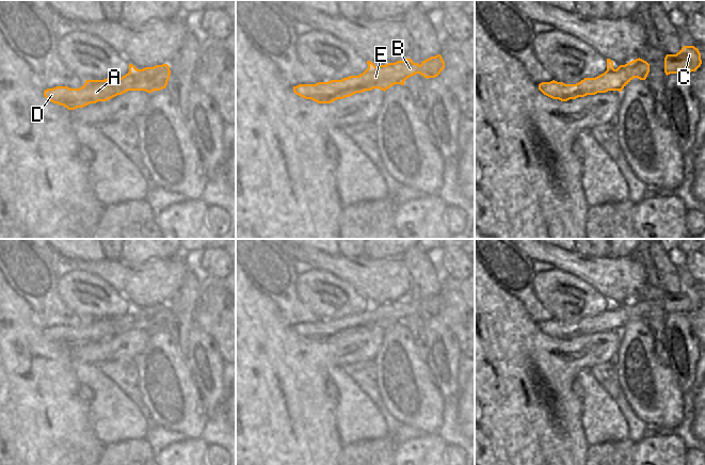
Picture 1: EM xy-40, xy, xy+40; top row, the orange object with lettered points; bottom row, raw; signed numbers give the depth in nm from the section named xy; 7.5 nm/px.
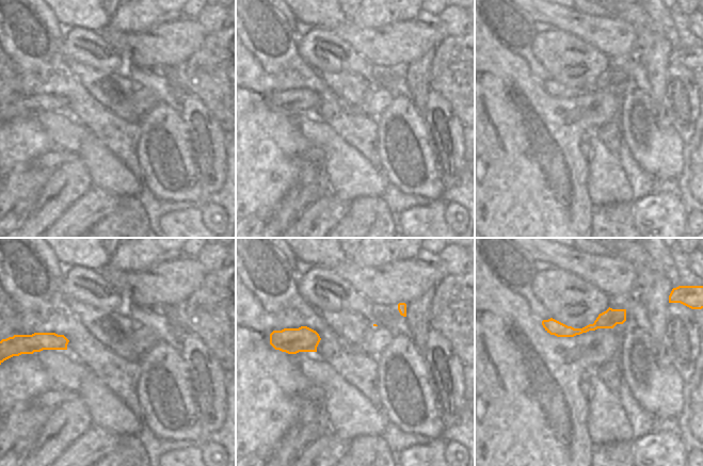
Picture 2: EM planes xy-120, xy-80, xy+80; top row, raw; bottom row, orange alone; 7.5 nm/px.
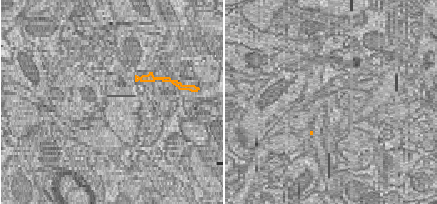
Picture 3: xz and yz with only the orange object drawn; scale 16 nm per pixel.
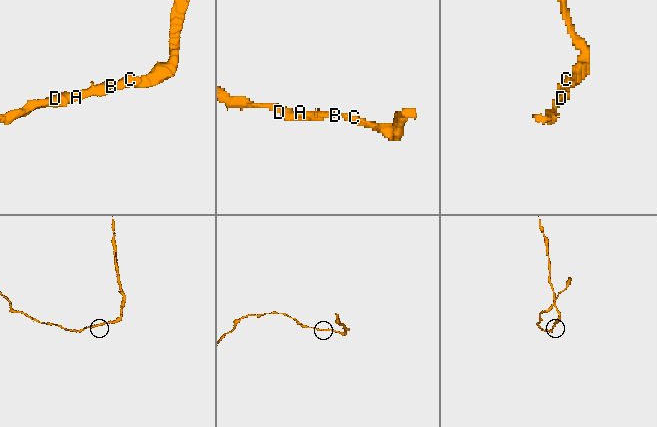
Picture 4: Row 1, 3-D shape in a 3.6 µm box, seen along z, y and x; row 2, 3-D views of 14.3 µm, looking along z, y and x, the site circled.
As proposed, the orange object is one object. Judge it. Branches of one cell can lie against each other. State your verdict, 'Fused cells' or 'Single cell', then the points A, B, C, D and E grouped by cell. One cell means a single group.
Single cell. Groups: A B C D E

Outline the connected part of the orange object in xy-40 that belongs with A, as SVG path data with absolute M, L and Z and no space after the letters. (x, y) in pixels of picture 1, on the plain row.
M129 303L129 311L122 317L86 319L79 327L55 325L44 330L44 335L51 341L64 344L68 349L83 347L90 342L107 340L128 330L151 332L165 327L171 309L167 303L138 308Z

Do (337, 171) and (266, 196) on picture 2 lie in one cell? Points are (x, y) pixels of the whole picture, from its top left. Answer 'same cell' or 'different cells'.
different cells

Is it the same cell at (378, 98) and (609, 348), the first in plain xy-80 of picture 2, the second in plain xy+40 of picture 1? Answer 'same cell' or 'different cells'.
same cell

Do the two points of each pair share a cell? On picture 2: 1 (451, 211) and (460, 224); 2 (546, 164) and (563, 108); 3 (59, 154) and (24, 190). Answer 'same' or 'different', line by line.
1: same
2: same
3: different

